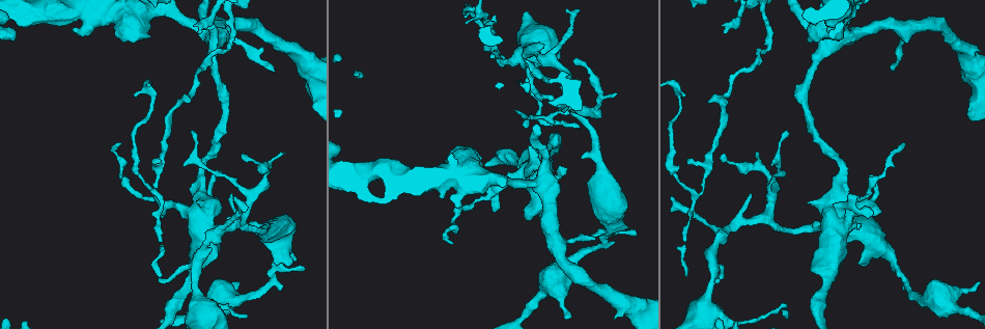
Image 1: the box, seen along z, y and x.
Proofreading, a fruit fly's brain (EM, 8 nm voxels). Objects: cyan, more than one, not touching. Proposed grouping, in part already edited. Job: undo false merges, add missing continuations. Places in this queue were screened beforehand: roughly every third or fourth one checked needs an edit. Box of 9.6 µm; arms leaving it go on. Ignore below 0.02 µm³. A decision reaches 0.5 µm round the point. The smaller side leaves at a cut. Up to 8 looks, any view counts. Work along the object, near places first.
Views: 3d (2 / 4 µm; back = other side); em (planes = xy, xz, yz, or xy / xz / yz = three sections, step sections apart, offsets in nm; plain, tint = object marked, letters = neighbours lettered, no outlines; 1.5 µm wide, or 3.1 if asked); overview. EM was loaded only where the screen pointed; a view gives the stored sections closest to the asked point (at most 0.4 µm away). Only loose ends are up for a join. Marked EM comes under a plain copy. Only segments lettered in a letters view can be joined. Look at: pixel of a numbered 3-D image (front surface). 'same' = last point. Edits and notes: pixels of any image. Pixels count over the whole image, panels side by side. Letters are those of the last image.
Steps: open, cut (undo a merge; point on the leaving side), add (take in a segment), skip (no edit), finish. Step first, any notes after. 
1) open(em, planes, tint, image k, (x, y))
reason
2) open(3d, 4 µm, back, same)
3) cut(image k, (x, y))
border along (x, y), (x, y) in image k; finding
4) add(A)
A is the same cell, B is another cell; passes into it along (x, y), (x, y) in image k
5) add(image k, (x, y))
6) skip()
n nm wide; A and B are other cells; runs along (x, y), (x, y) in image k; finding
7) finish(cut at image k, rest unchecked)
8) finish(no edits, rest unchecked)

open(3d, 2 µm, image 1, (161, 161))

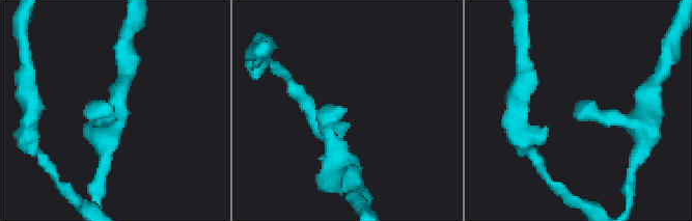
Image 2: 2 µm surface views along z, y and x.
open(em, planes, letters, image 2, (580, 105))

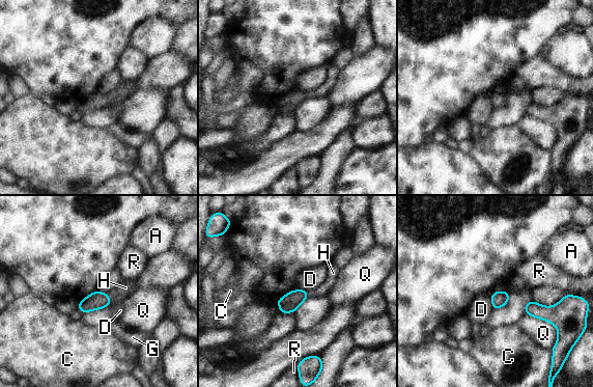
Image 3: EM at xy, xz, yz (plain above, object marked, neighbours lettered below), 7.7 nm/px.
add(H)
130 nm wide; H is the same cell, A, C, D, G, Q and R are other cells; passes into it along (97, 300), (109, 299), (117, 296) in image 3; the neuron continues

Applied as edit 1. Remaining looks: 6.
open(overview)

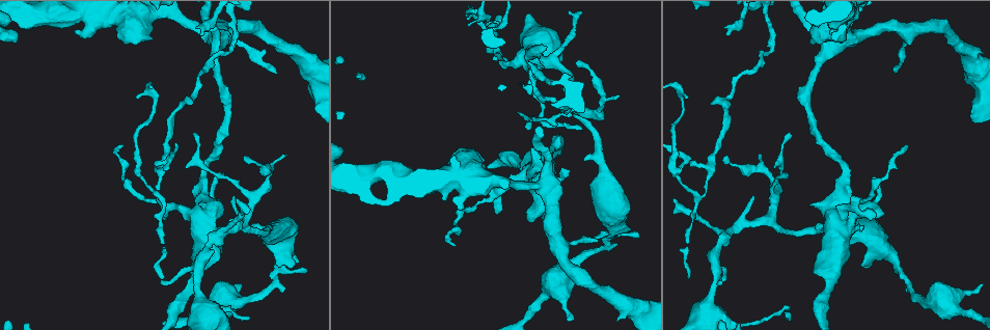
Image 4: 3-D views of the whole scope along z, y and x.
open(em, xy, step 4, letters, image 4, (162, 278))

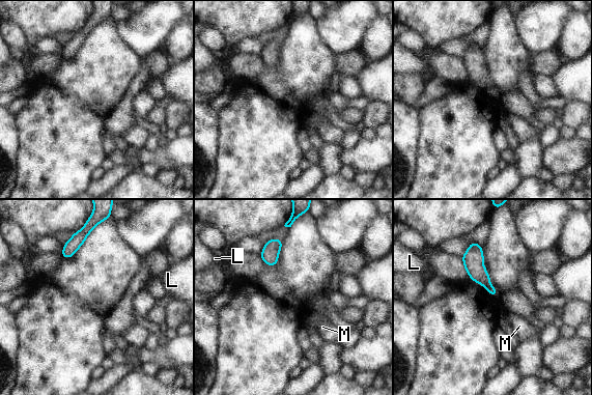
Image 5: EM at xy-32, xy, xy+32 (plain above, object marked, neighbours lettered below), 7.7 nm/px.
open(em, planes, letters, same)
another direction

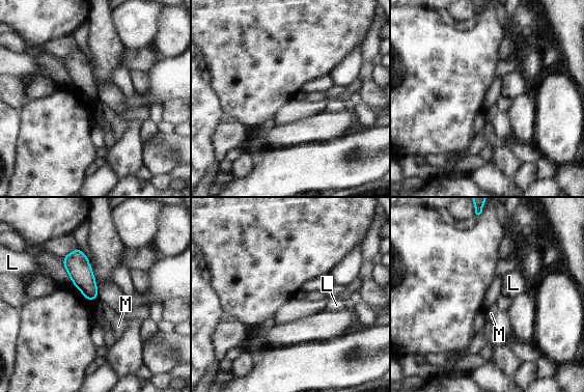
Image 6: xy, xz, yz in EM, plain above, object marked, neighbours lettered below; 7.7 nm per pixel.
skip()
170 nm wide; L and M are other cells; border along (96, 298), (91, 300) in image 6; none of them fits

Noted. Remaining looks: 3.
open(3d, 2 µm, image 4, (830, 31))
thick end

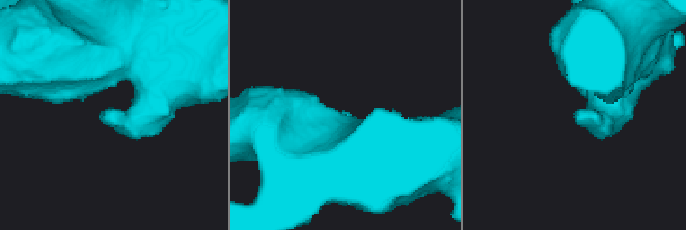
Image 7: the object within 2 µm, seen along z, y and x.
open(em, planes, letters, image 7, (350, 114))

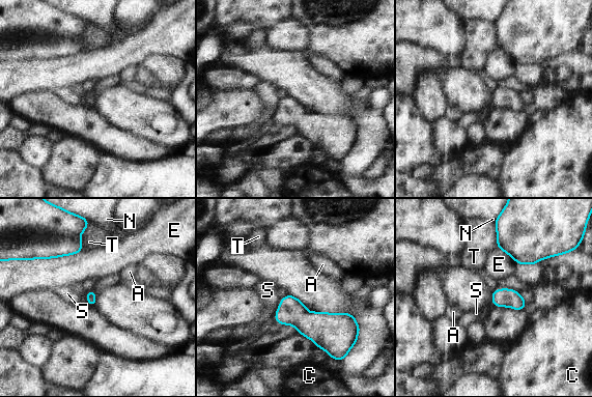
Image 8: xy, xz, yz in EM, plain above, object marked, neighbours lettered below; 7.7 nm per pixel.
skip()
A, C, E, N, S and T are other cells; border along (281, 299), (274, 317) in image 8; no lettered segment goes on from it

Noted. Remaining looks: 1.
finish(add at image 3, rest unchecked)

